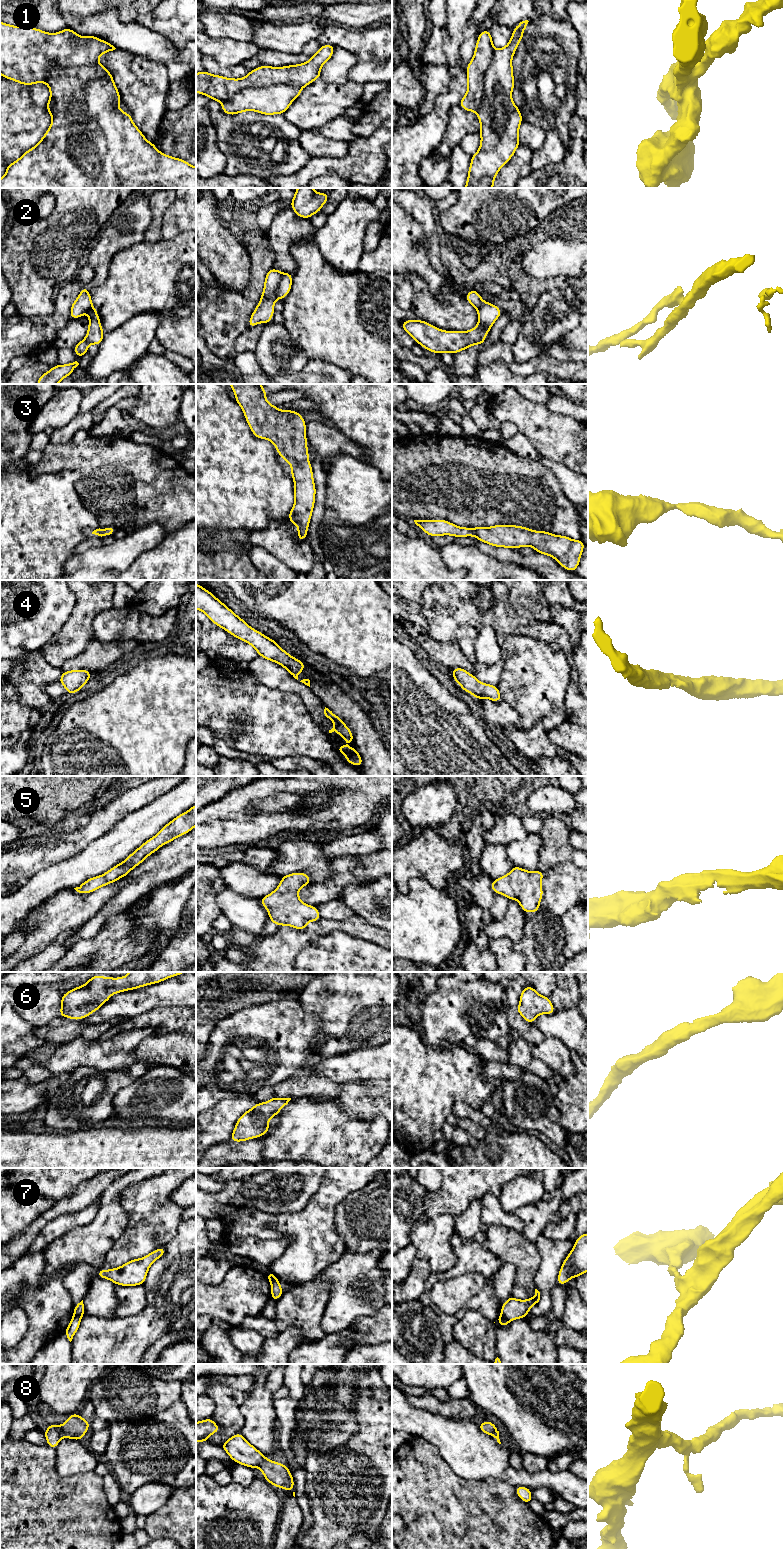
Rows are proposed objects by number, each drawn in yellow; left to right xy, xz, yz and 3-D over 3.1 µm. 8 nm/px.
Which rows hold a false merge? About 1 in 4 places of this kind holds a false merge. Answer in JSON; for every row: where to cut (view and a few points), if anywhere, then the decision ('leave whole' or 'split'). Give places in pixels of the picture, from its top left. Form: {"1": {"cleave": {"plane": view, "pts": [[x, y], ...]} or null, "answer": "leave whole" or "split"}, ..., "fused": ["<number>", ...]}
{"1": {"cleave": {"plane": "xz", "pts": [[301, 87], [285, 85], [248, 86], [221, 102]]}, "answer": "split"}, "2": {"cleave": {"plane": "xz", "pts": [[285, 273], [278, 285], [276, 298]]}, "answer": "split"}, "3": {"cleave": null, "answer": "leave whole"}, "4": {"cleave": null, "answer": "leave whole"}, "5": {"cleave": null, "answer": "leave whole"}, "6": {"cleave": null, "answer": "leave whole"}, "7": {"cleave": {"plane": "yz", "pts": [[501, 1314], [509, 1320]]}, "answer": "split"}, "8": {"cleave": null, "answer": "leave whole"}, "fused": ["1", "2", "7"]}

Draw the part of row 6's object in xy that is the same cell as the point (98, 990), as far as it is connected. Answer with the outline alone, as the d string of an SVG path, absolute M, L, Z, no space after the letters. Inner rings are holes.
M129 972L118 978L93 975L86 984L62 995L59 1017L81 1020L99 1010L112 994L160 983L182 973L187 972Z

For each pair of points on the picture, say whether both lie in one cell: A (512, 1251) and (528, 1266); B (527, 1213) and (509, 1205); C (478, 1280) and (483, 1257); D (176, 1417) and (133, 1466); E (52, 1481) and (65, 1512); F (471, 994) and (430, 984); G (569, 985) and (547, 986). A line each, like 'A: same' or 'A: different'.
A: same
B: different
C: different
D: same
E: same
F: different
G: different

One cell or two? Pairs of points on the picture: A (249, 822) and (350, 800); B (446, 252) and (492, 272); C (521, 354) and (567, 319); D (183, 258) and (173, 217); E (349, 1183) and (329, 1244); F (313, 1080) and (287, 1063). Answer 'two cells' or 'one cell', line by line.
A: one cell
B: one cell
C: one cell
D: two cells
E: one cell
F: two cells

